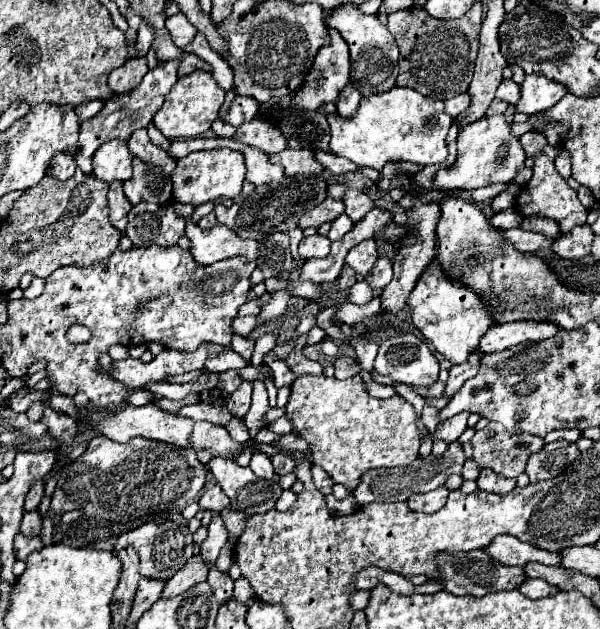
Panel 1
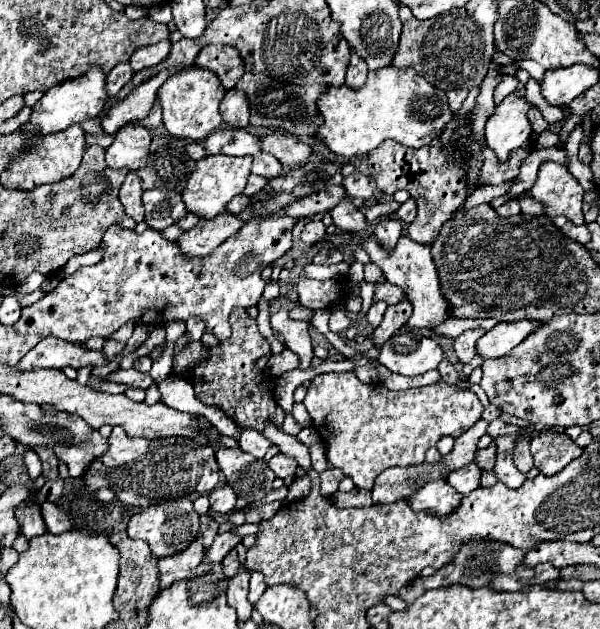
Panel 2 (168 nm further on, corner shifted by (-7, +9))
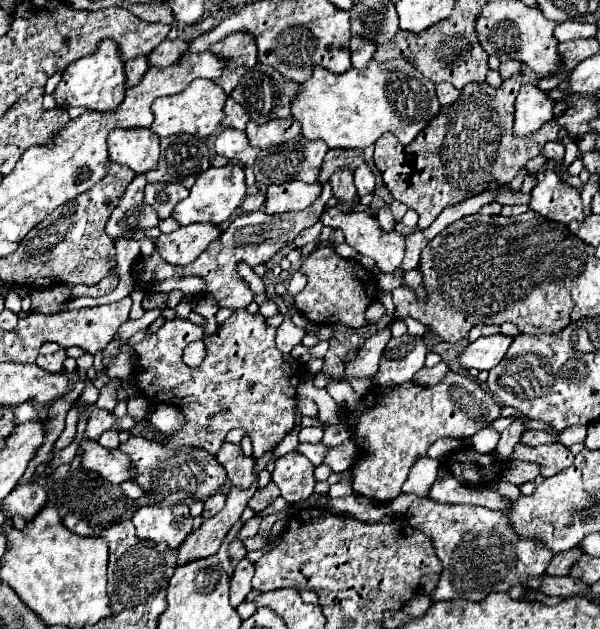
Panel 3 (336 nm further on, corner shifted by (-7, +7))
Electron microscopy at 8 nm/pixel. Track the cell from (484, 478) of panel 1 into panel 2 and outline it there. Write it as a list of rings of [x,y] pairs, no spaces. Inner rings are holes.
[[[519,429],[513,435],[503,435],[497,441],[497,461],[495,461],[495,475],[501,483],[505,483],[507,487],[515,489],[521,487],[525,481],[525,475],[519,473],[519,469],[513,465],[513,447],[517,445],[519,437],[534,438],[539,435],[535,429]]]

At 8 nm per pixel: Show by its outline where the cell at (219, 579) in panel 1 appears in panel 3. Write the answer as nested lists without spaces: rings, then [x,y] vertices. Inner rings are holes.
[[[233,541],[231,545],[229,545],[229,561],[231,561],[231,565],[235,567],[243,557],[245,557],[245,547],[243,547],[243,543],[241,541]]]

